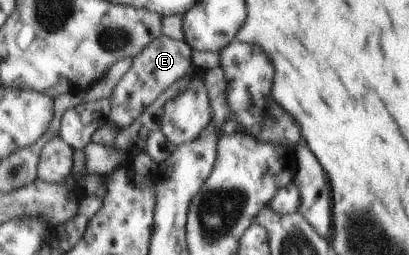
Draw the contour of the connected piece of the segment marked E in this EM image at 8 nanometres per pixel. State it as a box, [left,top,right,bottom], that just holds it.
[110,36,194,129]

